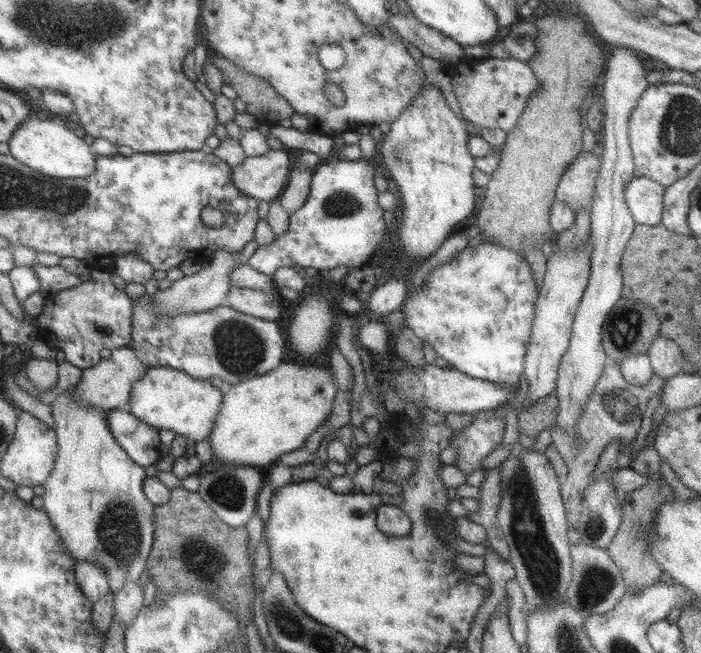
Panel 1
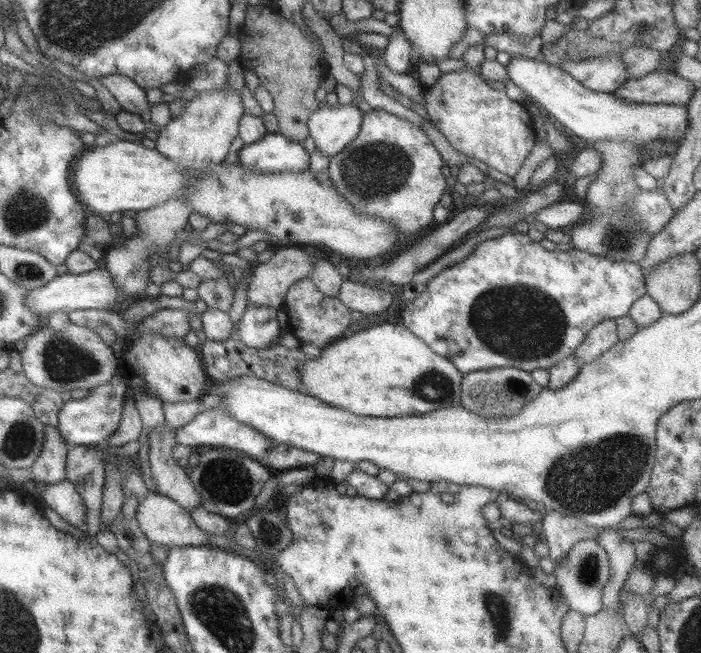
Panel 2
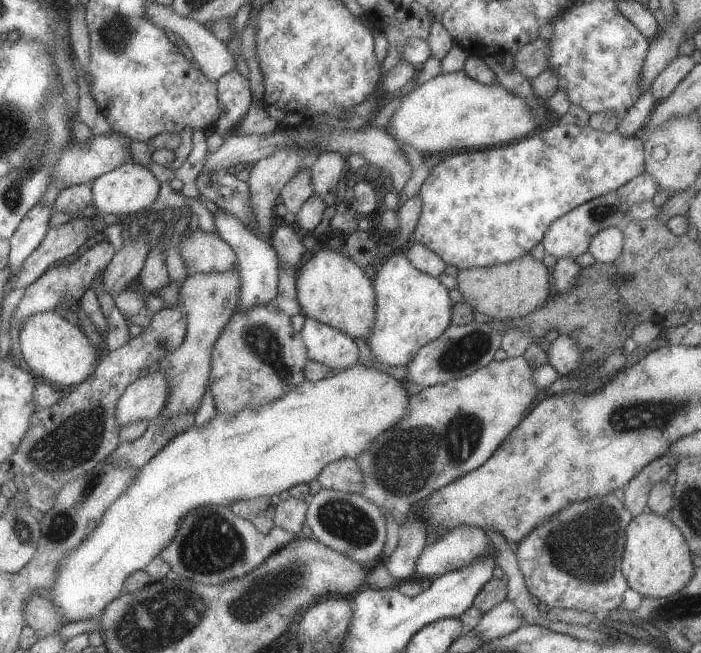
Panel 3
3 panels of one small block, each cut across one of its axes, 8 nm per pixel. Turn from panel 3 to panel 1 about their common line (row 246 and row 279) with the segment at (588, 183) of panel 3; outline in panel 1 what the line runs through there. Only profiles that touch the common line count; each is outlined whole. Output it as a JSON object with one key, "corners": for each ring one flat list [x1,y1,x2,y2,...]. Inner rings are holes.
{"corners":[[485,242,472,248,467,246,453,260,434,266,428,272,425,282,409,291,400,312,404,317,404,325,423,343,427,342,436,356,445,360,448,366,471,378,516,390,519,376,524,372,524,354,530,339,537,291,531,269,524,258,507,248]]}

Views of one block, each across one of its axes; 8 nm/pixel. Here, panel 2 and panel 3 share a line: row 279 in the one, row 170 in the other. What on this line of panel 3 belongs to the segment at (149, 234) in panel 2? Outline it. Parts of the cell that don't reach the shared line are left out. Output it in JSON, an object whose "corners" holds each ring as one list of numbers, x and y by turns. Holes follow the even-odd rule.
{"corners":[[134,161,121,164,90,182,91,204,98,214,119,214,129,218,148,211,159,192,159,182,149,169]]}

